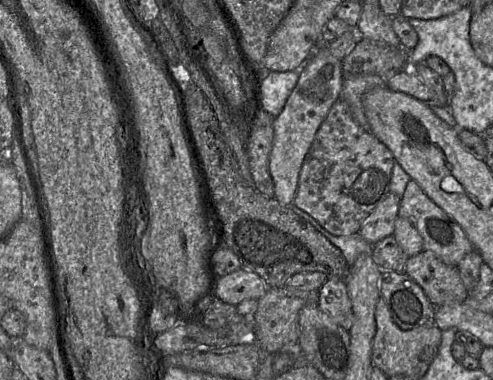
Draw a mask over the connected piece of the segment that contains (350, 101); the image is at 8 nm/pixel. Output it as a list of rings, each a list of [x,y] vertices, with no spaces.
[[[362,74],[346,77],[342,83],[340,99],[350,108],[354,121],[364,130],[370,131],[363,106],[363,95],[375,87],[387,87],[384,78],[378,75]]]

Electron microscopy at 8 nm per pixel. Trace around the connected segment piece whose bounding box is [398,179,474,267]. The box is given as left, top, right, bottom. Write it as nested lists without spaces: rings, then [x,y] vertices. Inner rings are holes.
[[[412,179],[400,199],[398,217],[409,220],[423,239],[423,249],[434,253],[442,262],[457,267],[465,255],[474,250],[462,228],[437,206]]]

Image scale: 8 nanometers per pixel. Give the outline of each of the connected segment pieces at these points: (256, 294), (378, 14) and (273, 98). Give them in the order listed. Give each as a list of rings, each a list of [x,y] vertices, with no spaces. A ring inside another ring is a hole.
[[[240,268],[219,277],[214,296],[237,306],[245,299],[259,300],[268,289],[268,285],[258,274]]]
[[[362,4],[357,30],[363,38],[383,42],[390,46],[401,46],[392,27],[392,17],[386,15],[380,5]]]
[[[296,71],[267,73],[261,80],[261,105],[262,108],[273,117],[278,116],[295,88],[299,73]]]

